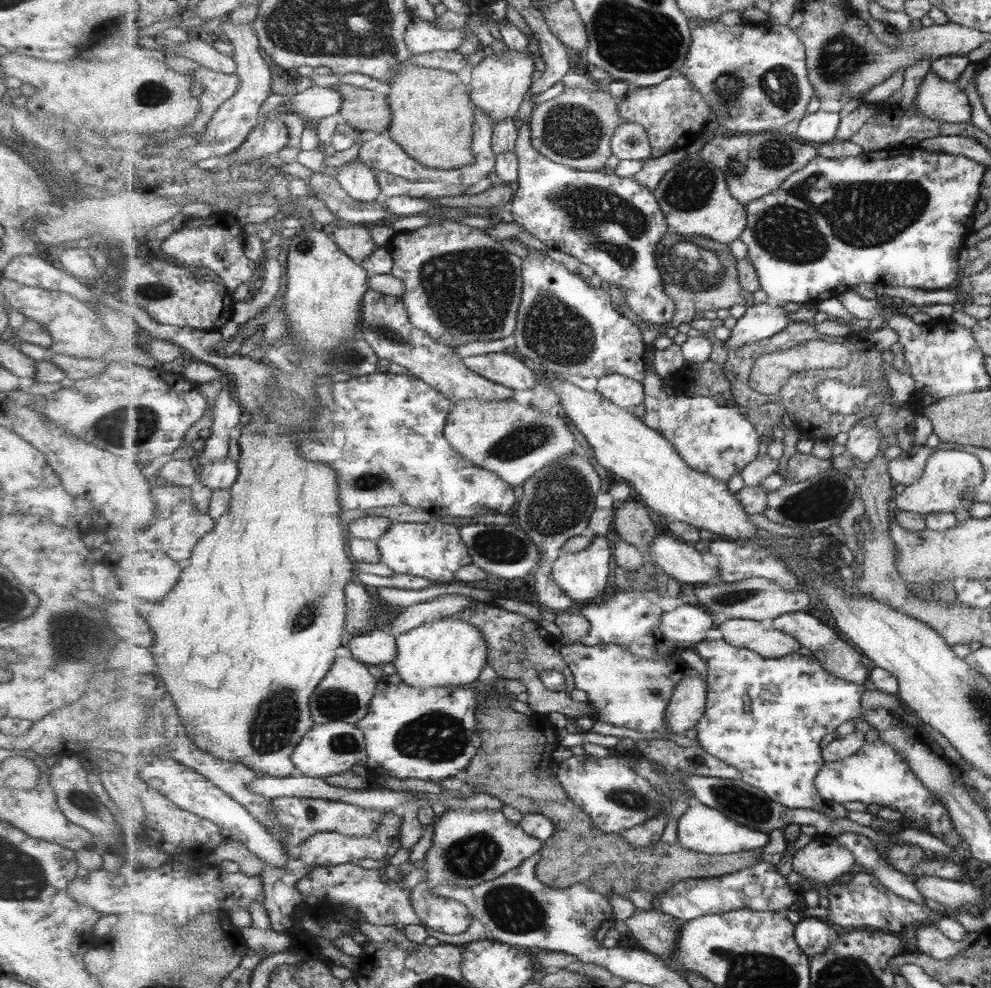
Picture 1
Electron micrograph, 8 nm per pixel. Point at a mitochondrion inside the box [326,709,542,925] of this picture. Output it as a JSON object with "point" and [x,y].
{"point":[473,855]}

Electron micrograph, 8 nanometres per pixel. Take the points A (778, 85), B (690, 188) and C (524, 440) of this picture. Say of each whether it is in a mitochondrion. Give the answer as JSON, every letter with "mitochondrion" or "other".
{"A":"mitochondrion","B":"mitochondrion","C":"mitochondrion"}

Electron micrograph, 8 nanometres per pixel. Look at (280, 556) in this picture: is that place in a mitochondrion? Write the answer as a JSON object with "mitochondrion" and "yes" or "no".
{"mitochondrion":"no"}

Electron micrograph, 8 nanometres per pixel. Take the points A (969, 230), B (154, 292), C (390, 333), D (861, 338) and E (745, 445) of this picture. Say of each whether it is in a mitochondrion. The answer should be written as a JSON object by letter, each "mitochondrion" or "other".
{"A":"other","B":"mitochondrion","C":"mitochondrion","D":"other","E":"other"}

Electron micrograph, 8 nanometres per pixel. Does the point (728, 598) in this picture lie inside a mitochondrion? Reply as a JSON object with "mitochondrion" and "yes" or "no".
{"mitochondrion":"yes"}

